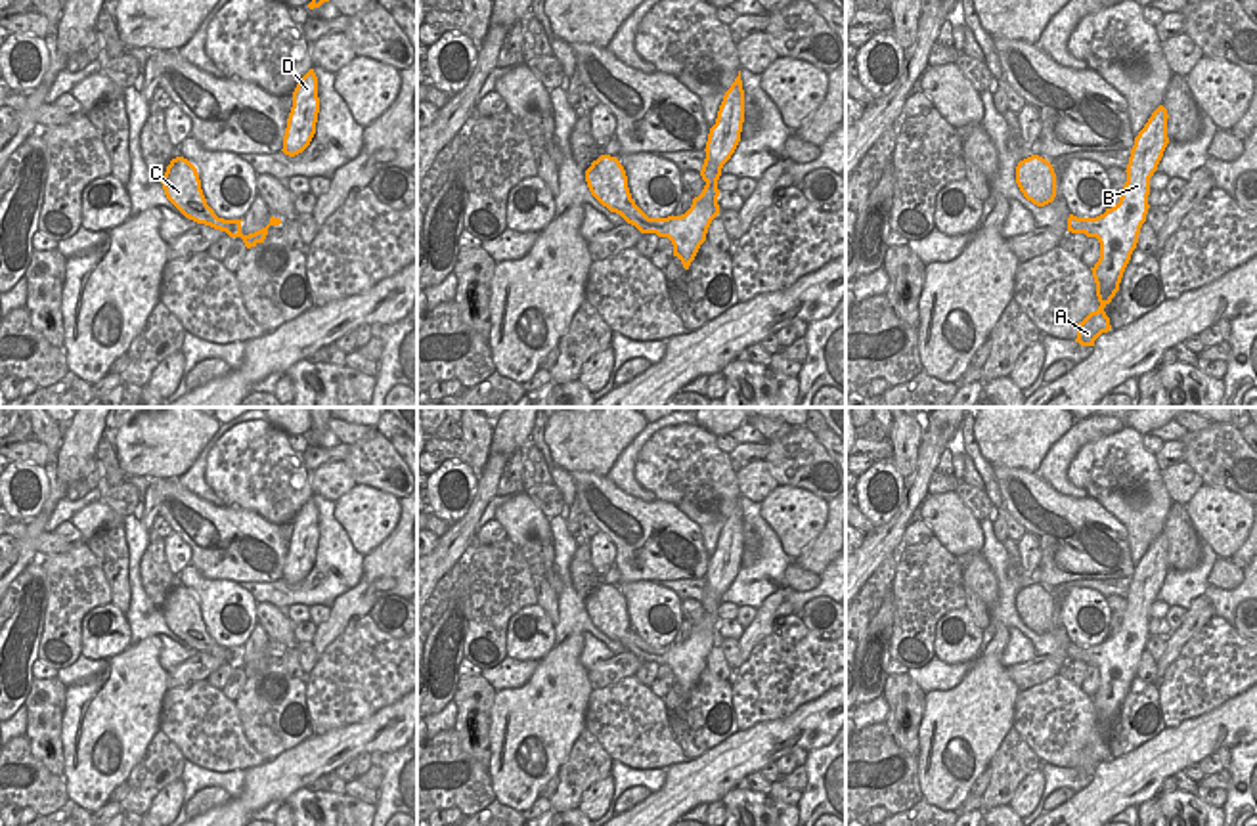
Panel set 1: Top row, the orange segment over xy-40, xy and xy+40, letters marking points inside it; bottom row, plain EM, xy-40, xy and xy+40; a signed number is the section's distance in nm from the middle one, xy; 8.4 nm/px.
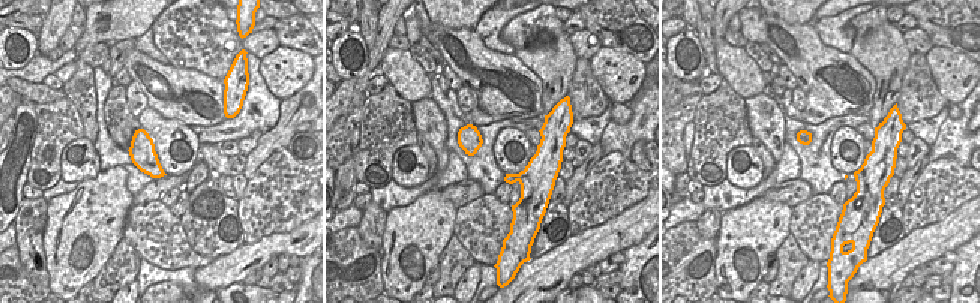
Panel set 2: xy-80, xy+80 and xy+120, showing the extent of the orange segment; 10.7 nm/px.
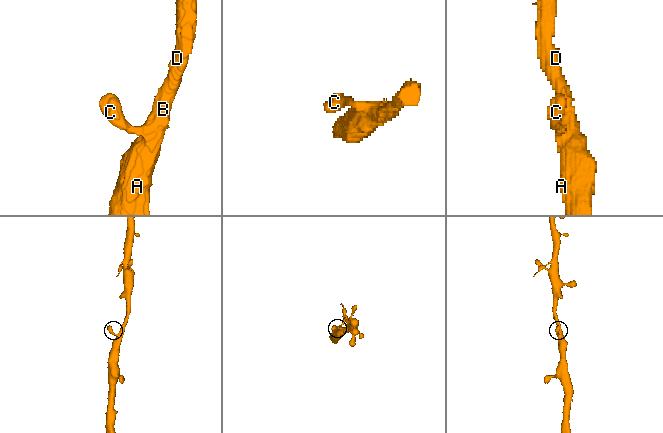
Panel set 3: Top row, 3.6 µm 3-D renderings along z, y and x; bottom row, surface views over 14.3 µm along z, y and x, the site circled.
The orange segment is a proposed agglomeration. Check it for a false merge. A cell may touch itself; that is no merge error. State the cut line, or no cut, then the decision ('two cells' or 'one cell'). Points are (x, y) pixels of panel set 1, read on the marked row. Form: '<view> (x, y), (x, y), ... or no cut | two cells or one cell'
no cut | one cell

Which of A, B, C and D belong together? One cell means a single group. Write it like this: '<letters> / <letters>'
A B C D

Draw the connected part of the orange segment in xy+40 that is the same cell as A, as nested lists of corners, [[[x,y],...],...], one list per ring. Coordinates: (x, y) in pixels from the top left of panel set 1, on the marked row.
[[[1159,105],[1135,138],[1119,203],[1096,218],[1077,218],[1073,214],[1068,218],[1068,231],[1096,237],[1100,243],[1100,258],[1091,268],[1100,306],[1077,323],[1075,342],[1081,346],[1094,346],[1094,340],[1112,329],[1104,308],[1119,291],[1123,272],[1146,222],[1150,178],[1158,170],[1169,143],[1167,119],[1167,109]]]

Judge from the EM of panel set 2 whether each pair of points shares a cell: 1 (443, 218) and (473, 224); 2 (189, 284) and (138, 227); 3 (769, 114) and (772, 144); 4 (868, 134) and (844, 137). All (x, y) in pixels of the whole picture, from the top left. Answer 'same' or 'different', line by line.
1: different
2: different
3: same
4: different

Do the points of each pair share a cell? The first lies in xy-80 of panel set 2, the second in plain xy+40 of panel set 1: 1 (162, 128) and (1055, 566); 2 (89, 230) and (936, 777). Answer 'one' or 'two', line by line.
1: two
2: one

